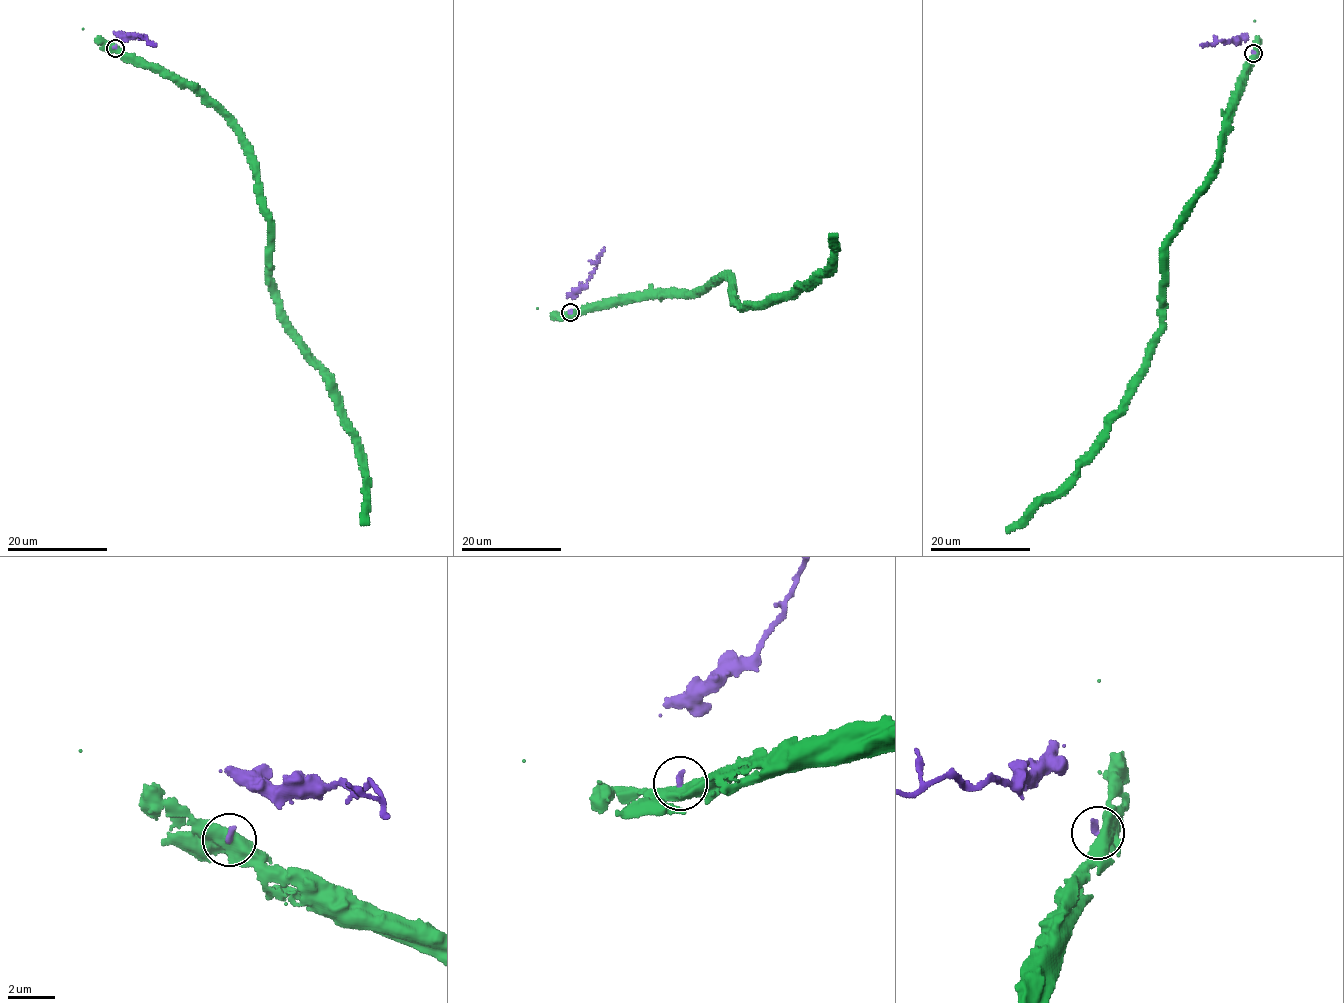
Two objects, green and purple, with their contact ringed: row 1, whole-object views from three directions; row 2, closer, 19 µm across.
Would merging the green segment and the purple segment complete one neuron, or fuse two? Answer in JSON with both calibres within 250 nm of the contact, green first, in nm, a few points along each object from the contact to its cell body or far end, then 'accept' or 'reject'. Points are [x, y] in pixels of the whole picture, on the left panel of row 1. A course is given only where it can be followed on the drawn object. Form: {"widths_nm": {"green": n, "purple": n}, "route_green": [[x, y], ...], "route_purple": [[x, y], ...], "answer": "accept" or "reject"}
{"widths_nm": {"green": 550, "purple": 240}, "route_green": [[115, 47], [196, 87], [237, 133], [270, 222], [271, 294], [332, 383], [355, 443], [366, 479], [361, 524]], "route_purple": [[115, 48], [121, 36], [144, 36], [150, 44], [156, 45]], "answer": "reject"}

